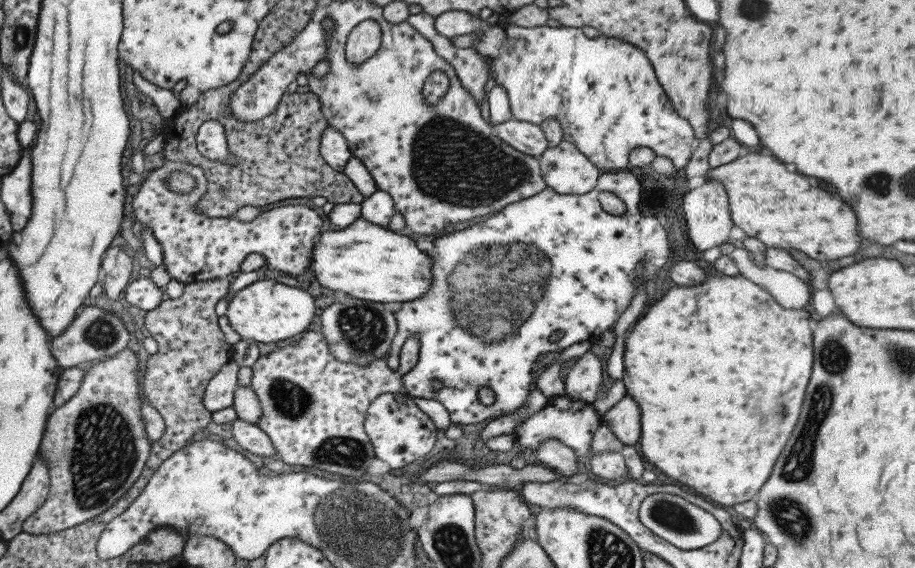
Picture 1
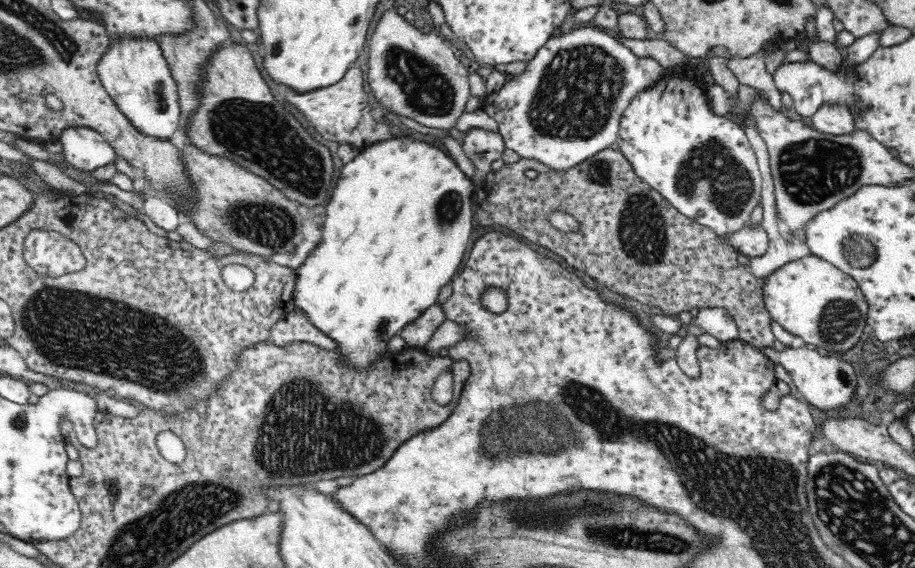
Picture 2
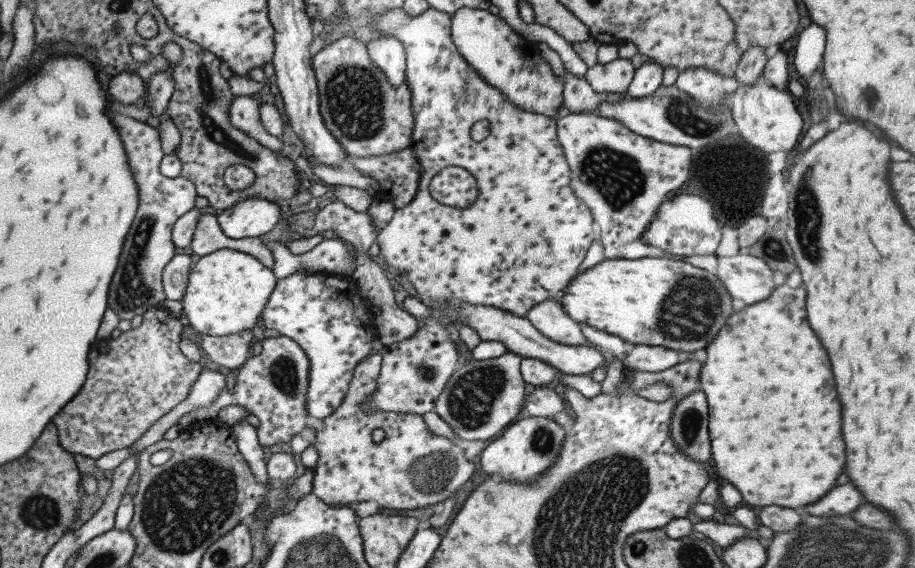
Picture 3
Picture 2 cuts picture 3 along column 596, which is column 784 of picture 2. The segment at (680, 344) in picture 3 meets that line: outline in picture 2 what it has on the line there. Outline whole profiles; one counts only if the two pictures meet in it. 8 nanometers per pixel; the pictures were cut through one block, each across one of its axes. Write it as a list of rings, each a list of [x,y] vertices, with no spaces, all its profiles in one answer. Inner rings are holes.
[[[811,254],[777,268],[765,283],[763,301],[773,322],[800,336],[807,346],[825,354],[846,352],[860,340],[869,304],[857,282],[830,262]]]

